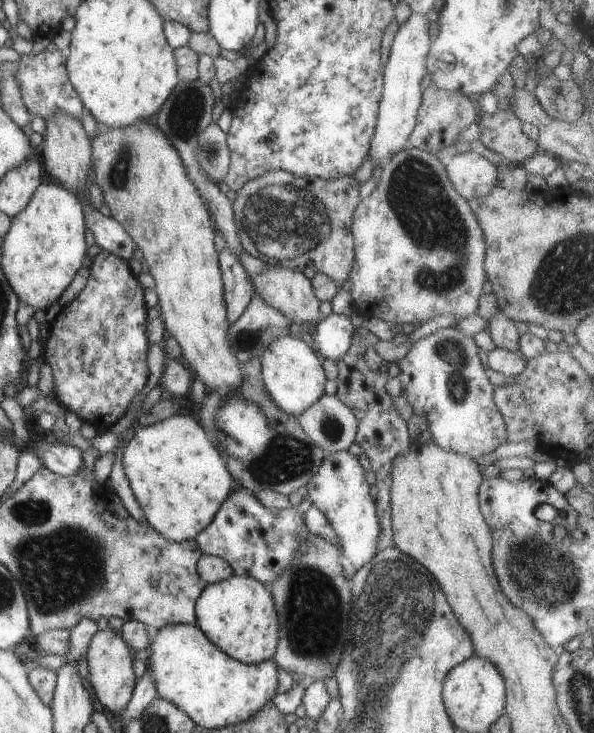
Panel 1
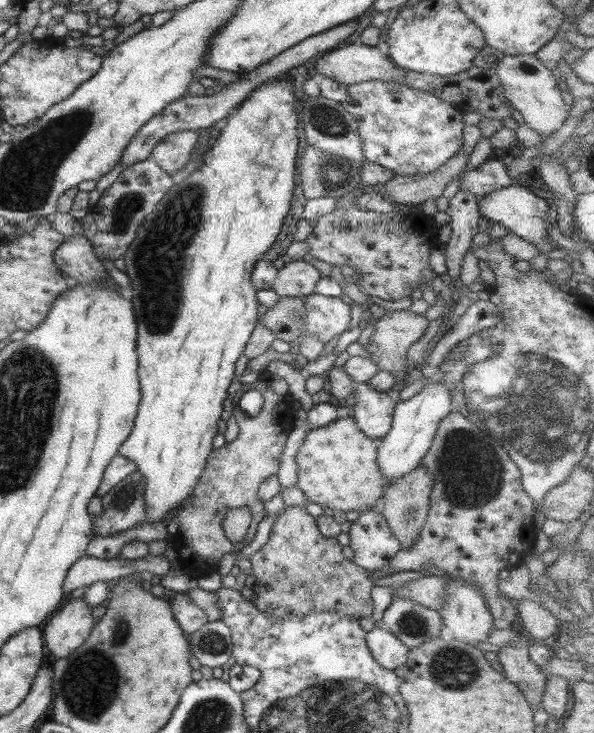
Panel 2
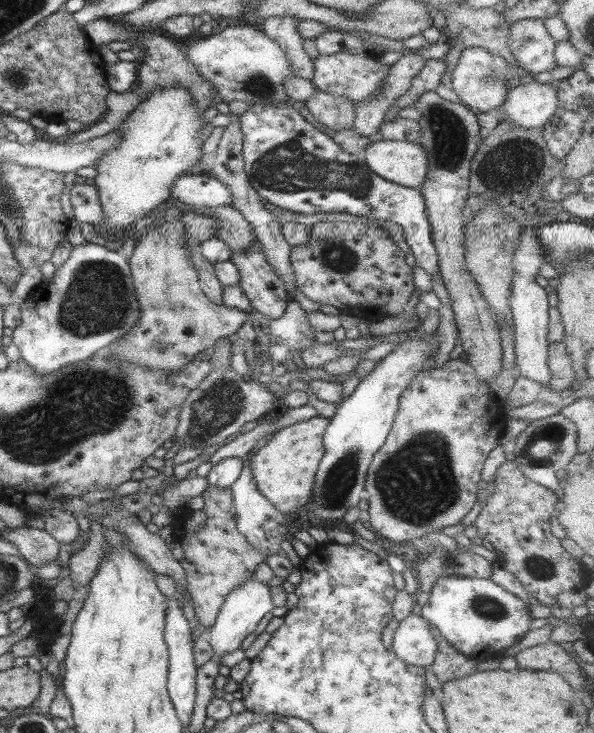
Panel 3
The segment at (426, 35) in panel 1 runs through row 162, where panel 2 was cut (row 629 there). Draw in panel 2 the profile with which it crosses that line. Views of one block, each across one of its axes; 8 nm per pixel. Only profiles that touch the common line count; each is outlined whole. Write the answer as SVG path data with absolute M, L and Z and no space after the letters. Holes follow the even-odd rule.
M373 628L365 634L365 643L369 649L369 655L381 669L394 671L401 667L406 659L409 651L397 638L387 633L387 630L382 628Z

